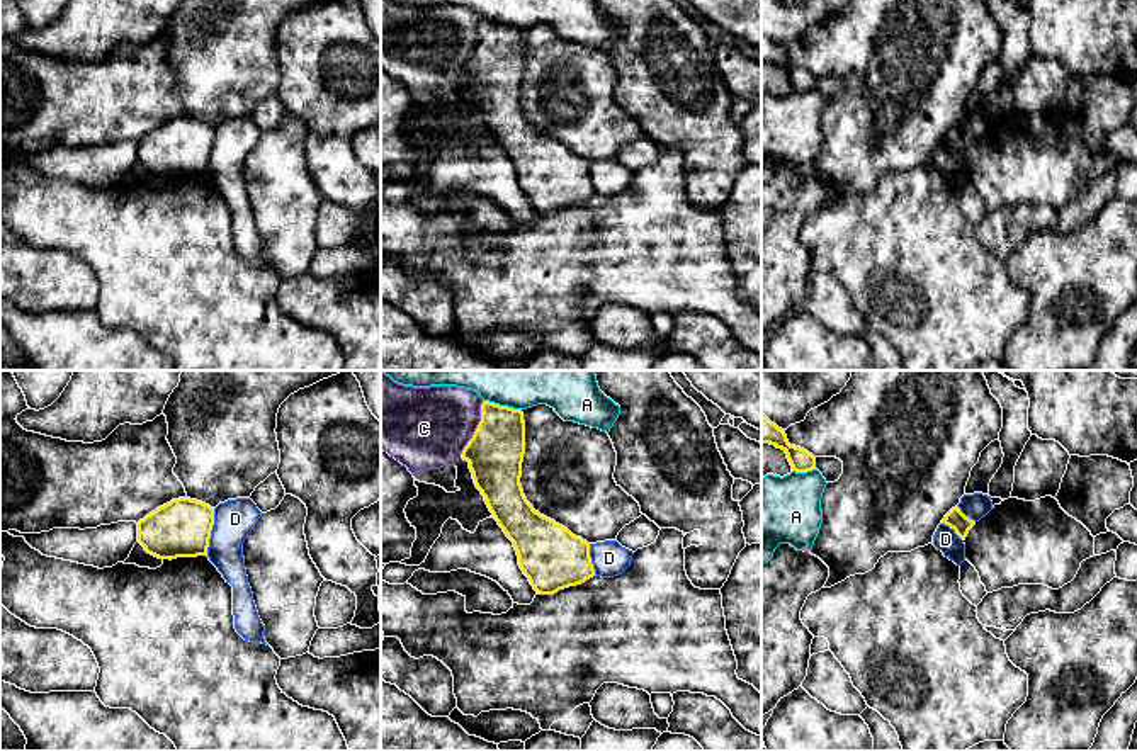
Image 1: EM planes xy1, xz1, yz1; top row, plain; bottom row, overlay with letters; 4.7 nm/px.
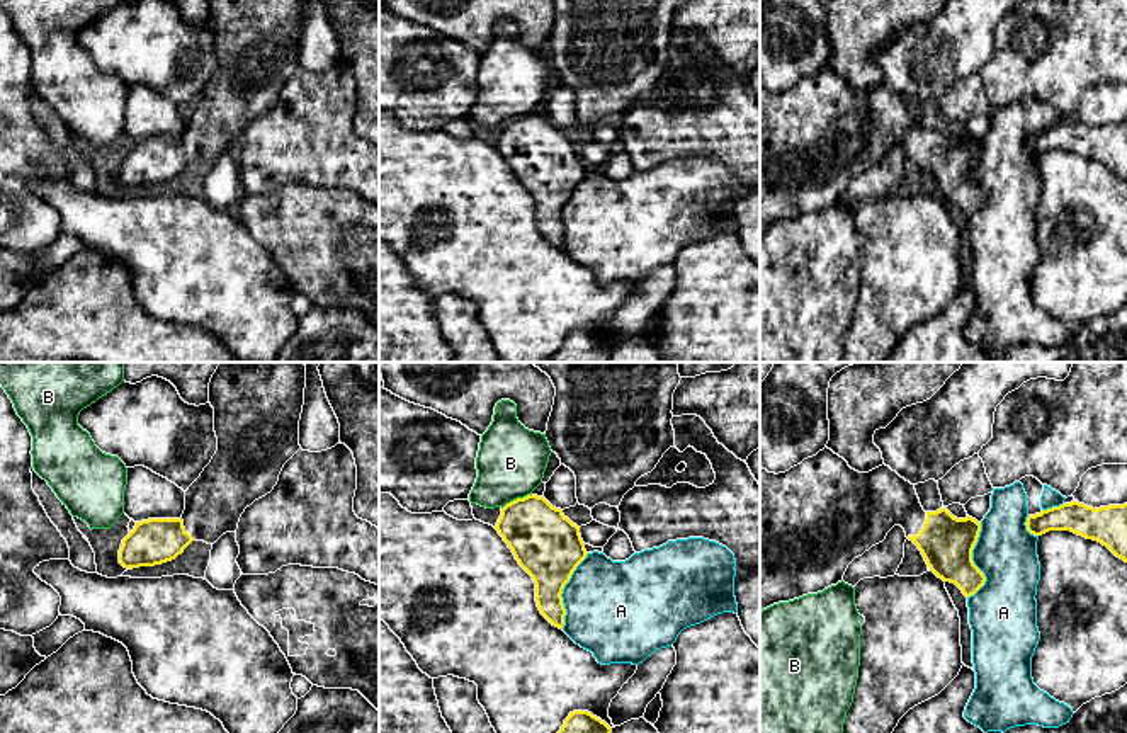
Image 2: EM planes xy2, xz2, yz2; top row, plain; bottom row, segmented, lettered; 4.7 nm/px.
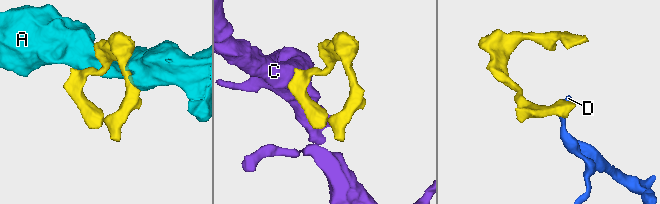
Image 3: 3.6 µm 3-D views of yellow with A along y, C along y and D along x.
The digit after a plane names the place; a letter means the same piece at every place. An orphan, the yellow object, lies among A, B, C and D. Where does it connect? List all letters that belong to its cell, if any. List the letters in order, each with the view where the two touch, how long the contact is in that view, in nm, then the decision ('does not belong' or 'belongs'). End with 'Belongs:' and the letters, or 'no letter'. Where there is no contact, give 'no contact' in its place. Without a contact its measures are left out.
A: yz2 | 360 nm | does not belong
B: xz2 | 160 nm | does not belong
C: xz1 | 300 nm | does not belong
D: xy1 | 220 nm | does not belong
Belongs: no letter

